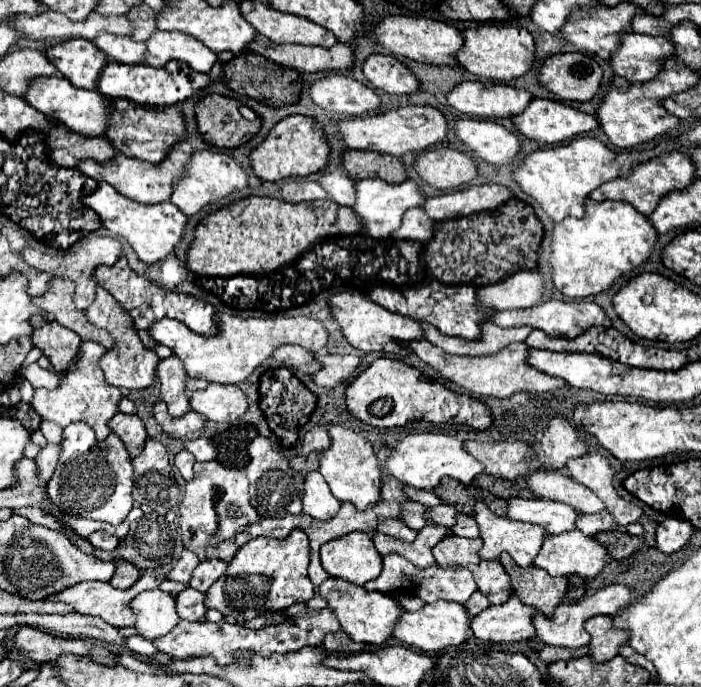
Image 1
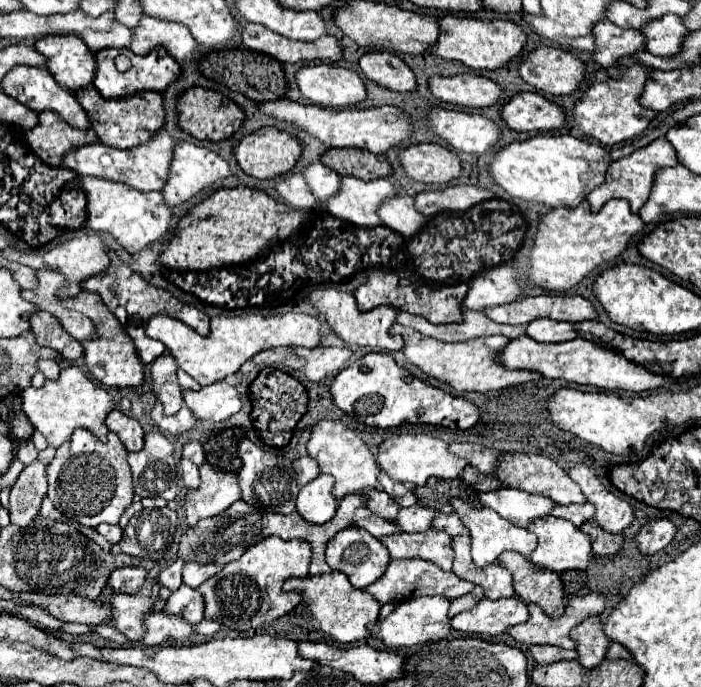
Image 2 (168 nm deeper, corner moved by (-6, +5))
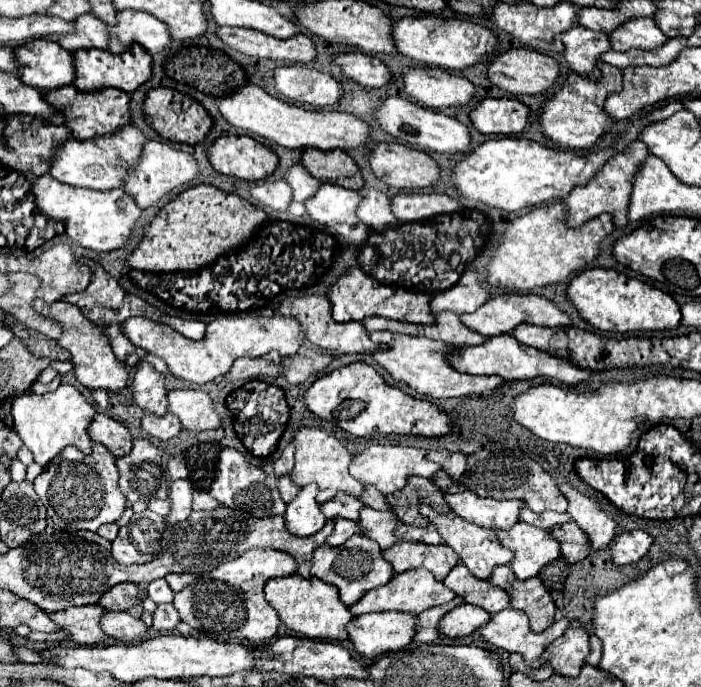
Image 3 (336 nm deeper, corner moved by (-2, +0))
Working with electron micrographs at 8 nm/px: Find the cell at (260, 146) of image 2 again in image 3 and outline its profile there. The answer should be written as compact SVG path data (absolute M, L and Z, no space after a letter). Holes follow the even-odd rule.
M249 136L217 138L207 150L207 158L219 174L235 176L247 182L263 180L277 168L275 152Z

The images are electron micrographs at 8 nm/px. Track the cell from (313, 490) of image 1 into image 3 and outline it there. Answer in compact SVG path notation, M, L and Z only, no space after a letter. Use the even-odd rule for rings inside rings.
M309 484L303 486L301 492L287 504L283 516L285 516L285 526L291 534L299 538L307 538L325 526L325 516L319 510L315 496L317 496L317 486Z

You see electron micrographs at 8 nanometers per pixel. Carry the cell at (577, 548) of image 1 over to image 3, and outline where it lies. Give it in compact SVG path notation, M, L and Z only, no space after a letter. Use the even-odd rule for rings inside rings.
M517 522L509 530L493 528L493 532L497 534L497 540L513 552L509 566L519 580L537 576L543 566L559 558L559 542L551 538L547 530Z

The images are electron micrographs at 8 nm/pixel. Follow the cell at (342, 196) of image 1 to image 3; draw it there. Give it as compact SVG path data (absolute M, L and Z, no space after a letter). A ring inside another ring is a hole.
M301 164L291 166L285 174L283 180L287 180L287 184L293 190L293 200L295 202L305 202L307 198L311 198L315 194L315 190L319 188L319 180L315 180Z

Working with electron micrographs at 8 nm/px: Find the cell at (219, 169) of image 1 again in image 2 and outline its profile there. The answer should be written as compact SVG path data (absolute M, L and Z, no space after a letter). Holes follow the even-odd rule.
M181 141L175 147L173 161L171 161L171 173L169 173L169 179L167 179L165 187L161 189L161 193L169 205L177 207L177 205L183 205L187 199L195 197L199 191L211 187L213 183L217 183L225 177L231 177L231 167L221 155L217 155L205 147L199 147L195 143L183 143Z

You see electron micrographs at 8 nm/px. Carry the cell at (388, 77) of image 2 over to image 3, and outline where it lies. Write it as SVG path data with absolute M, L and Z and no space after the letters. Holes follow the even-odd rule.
M363 52L335 54L333 62L337 66L341 66L341 70L345 72L347 78L355 80L357 84L361 84L365 88L381 88L381 86L387 86L391 80L389 68L381 60L367 56Z

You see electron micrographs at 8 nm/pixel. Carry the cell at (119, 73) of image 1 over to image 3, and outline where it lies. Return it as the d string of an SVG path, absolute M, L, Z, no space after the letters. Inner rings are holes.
M133 46L123 54L111 54L107 50L77 50L75 52L75 86L79 90L99 90L103 86L115 86L125 92L133 92L151 76L151 56L141 46Z

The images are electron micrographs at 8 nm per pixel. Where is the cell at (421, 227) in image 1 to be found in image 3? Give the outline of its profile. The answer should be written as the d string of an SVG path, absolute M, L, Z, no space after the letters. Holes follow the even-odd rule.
M359 188L359 210L355 212L357 218L367 224L373 230L383 230L387 226L397 224L393 212L391 212L391 200L387 194L383 194L381 190L375 188Z

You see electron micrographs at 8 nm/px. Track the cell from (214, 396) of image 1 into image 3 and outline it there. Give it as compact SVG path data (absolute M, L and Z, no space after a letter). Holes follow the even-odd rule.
M171 390L167 394L169 412L173 412L185 430L201 432L219 428L221 418L213 410L211 398L201 390Z

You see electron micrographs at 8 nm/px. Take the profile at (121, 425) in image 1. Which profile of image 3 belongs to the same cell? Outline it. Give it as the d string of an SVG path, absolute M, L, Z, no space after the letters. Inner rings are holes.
M95 414L87 432L93 442L99 442L105 448L109 448L109 452L115 458L121 458L131 450L133 438L131 438L129 430L121 422L109 418L107 414Z

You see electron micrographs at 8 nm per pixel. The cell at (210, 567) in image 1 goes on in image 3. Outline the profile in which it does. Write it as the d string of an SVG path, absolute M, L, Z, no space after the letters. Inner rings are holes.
M167 574L165 580L167 580L167 584L169 584L169 588L171 588L173 592L179 592L179 590L183 590L185 586L189 586L189 584L195 580L195 576L193 576L193 574Z

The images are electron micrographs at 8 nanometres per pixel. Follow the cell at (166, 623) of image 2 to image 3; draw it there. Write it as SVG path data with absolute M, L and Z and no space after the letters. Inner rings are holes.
M107 612L101 620L103 632L109 636L121 640L121 642L135 642L141 640L141 636L147 632L147 626L139 620L129 616L127 612Z

